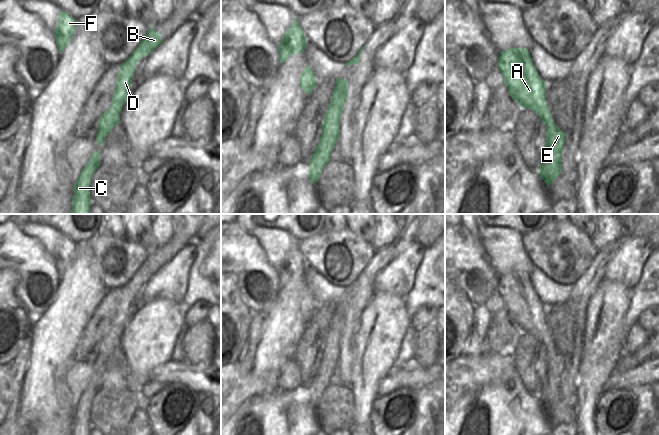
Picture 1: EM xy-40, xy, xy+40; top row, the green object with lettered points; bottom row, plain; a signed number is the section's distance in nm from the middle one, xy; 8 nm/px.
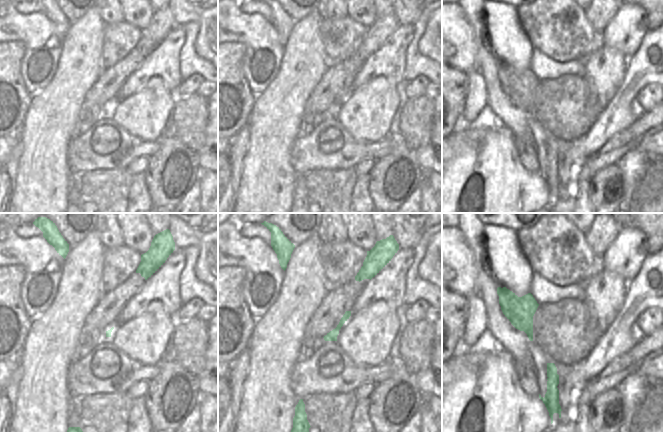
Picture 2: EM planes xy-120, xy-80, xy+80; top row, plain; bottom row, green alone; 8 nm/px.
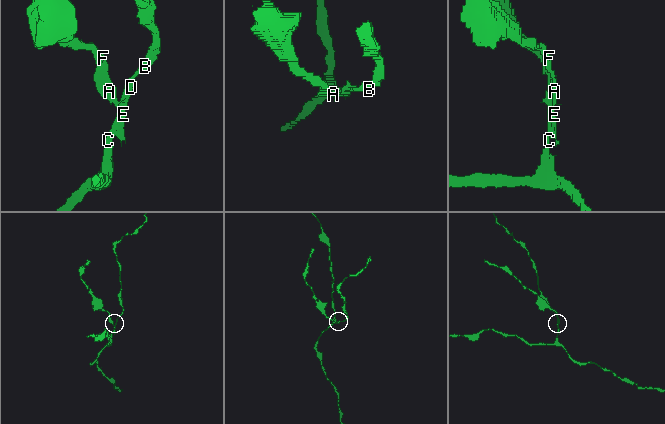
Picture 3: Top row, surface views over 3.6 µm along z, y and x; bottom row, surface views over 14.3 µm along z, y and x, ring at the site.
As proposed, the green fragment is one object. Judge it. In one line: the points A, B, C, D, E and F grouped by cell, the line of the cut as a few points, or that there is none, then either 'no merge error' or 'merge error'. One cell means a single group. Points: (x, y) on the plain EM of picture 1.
A E F / B C D | xy+40 (546, 359), (549, 361), (551, 377), (551, 383), (548, 386) | merge error

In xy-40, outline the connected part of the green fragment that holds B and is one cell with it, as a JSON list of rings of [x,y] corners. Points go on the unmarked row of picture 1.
[[[150,252],[132,279],[125,286],[120,288],[120,295],[116,305],[116,313],[112,321],[112,327],[102,338],[97,348],[98,356],[96,358],[96,365],[100,371],[106,359],[109,358],[117,348],[120,348],[120,337],[130,318],[131,305],[136,293],[135,288],[139,286],[143,280],[150,279],[160,270],[163,266],[163,264],[160,263],[160,259],[160,256]]]

